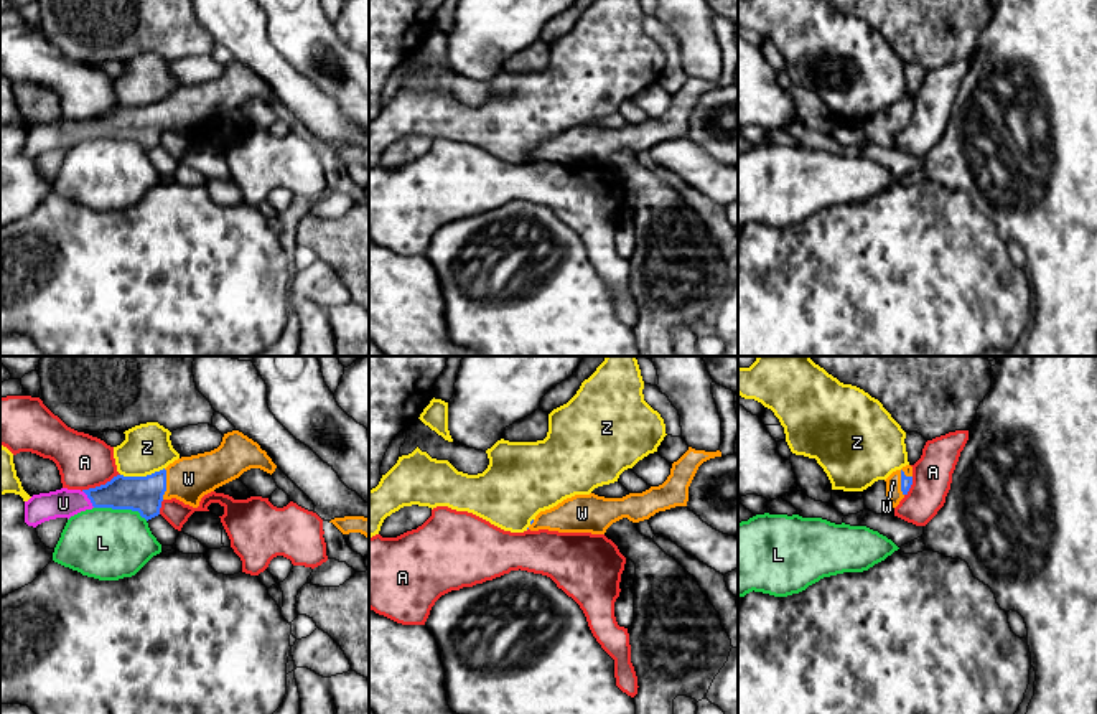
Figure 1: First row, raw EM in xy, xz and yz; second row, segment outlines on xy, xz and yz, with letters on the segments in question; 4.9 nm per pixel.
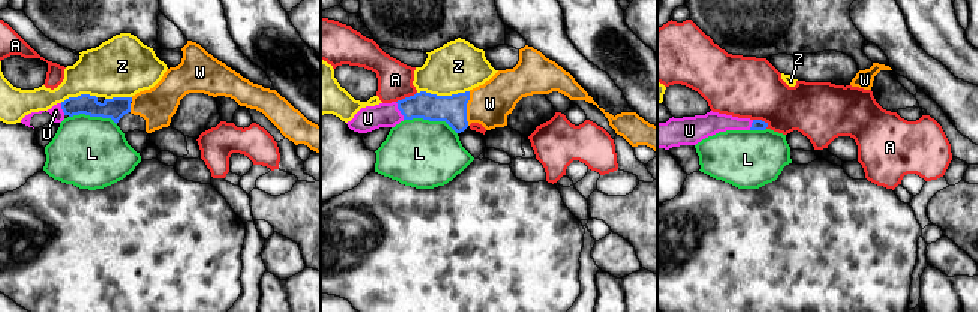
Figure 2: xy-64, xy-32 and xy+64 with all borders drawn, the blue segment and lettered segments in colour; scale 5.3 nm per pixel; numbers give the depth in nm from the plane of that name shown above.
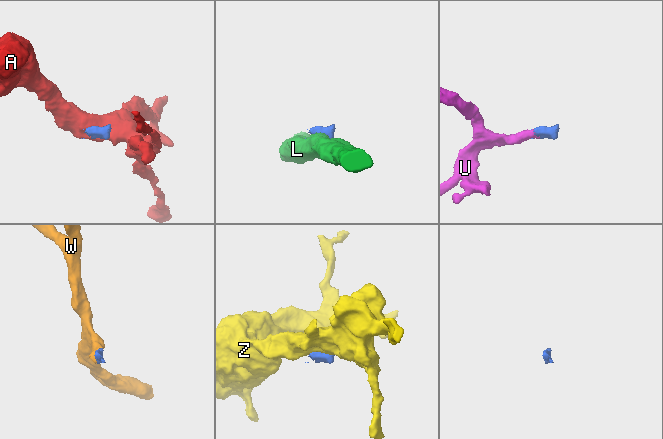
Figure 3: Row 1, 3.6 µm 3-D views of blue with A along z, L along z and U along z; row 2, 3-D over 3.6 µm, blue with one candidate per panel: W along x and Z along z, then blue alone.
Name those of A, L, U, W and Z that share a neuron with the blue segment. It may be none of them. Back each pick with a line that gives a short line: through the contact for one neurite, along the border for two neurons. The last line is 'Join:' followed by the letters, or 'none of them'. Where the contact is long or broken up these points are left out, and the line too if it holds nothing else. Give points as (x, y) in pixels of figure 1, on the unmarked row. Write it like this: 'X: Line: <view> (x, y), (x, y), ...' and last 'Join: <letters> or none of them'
U: Line: xy (139, 124), (88, 127), (63, 134)
W: Line: yz (906, 112), (901, 112), (893, 112)
Join: U, W

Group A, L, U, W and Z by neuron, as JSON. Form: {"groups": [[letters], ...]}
{"groups": [["A"], ["L"], ["U", "W"], ["Z"]]}

